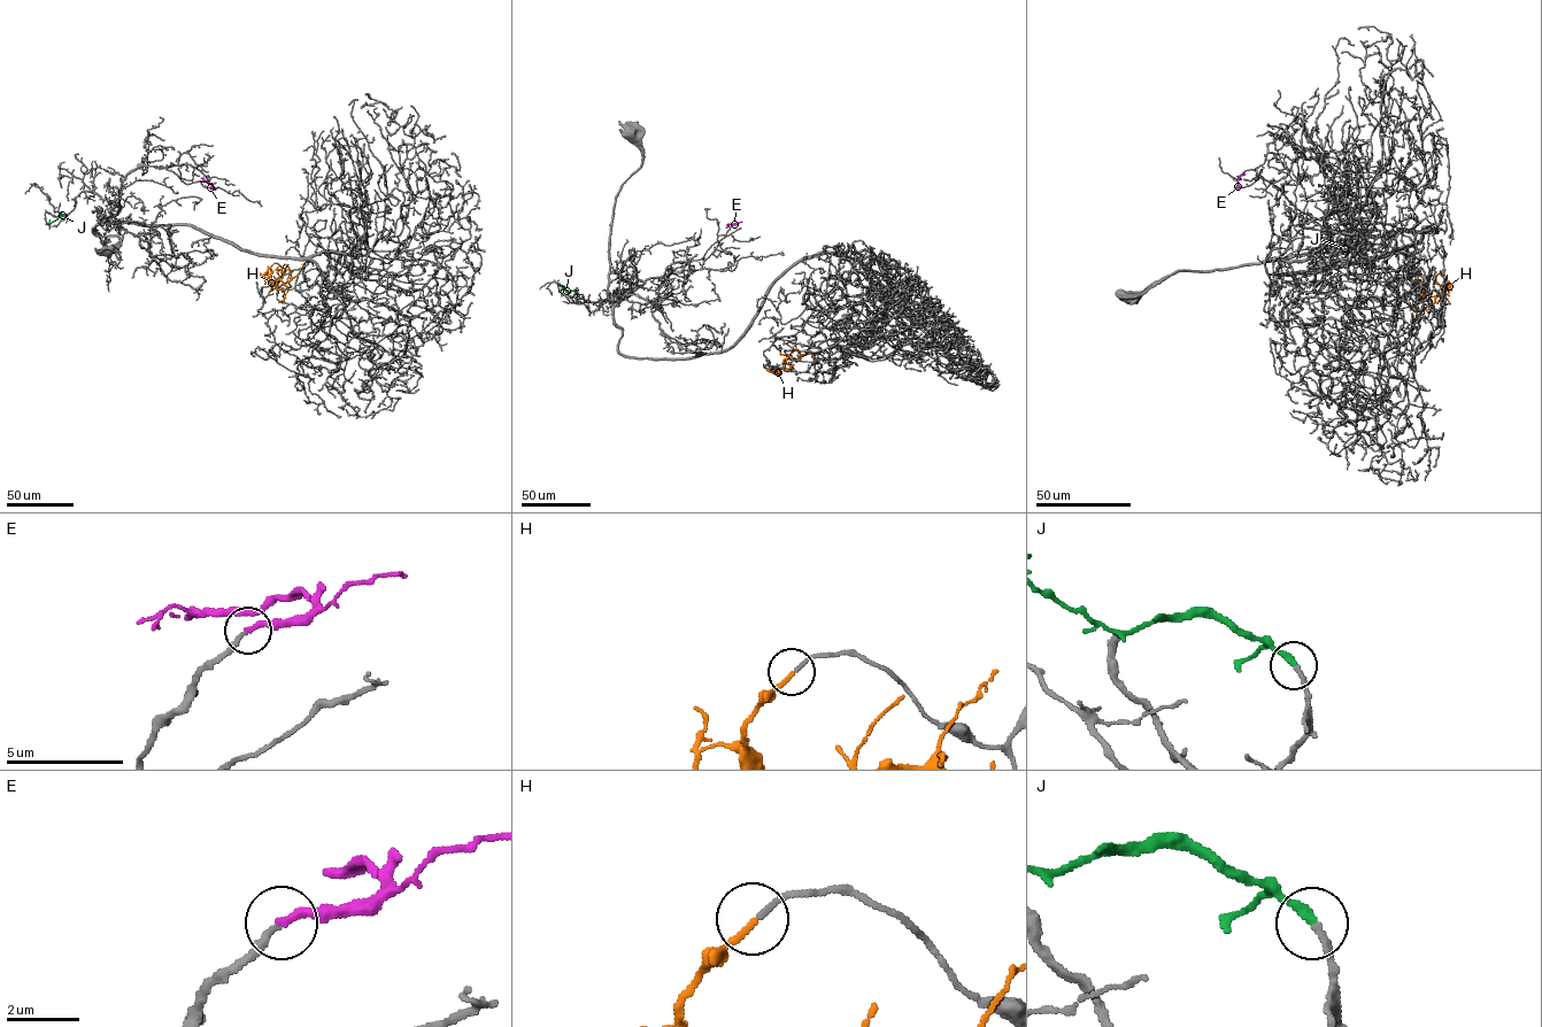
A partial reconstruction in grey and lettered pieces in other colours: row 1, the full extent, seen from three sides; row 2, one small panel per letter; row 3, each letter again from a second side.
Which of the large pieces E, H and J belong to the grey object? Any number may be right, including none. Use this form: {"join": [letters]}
{"join": ["E", "J"]}

